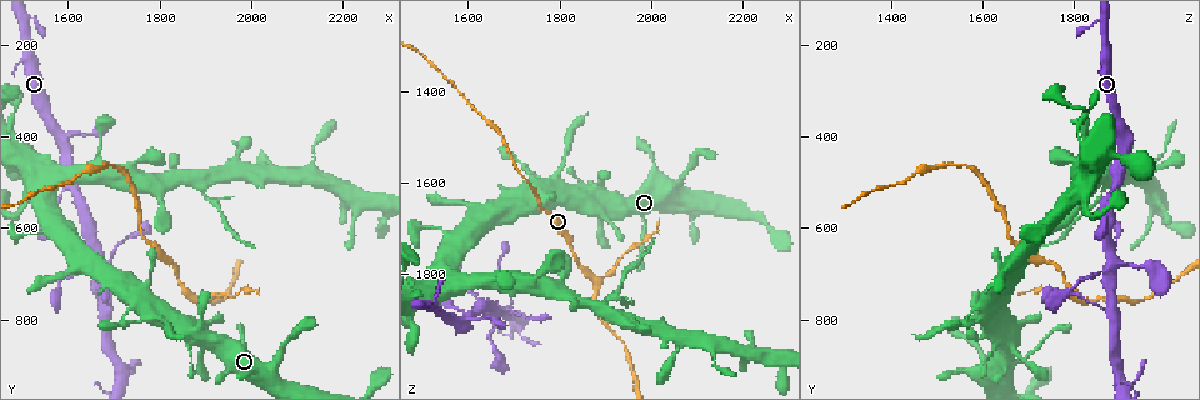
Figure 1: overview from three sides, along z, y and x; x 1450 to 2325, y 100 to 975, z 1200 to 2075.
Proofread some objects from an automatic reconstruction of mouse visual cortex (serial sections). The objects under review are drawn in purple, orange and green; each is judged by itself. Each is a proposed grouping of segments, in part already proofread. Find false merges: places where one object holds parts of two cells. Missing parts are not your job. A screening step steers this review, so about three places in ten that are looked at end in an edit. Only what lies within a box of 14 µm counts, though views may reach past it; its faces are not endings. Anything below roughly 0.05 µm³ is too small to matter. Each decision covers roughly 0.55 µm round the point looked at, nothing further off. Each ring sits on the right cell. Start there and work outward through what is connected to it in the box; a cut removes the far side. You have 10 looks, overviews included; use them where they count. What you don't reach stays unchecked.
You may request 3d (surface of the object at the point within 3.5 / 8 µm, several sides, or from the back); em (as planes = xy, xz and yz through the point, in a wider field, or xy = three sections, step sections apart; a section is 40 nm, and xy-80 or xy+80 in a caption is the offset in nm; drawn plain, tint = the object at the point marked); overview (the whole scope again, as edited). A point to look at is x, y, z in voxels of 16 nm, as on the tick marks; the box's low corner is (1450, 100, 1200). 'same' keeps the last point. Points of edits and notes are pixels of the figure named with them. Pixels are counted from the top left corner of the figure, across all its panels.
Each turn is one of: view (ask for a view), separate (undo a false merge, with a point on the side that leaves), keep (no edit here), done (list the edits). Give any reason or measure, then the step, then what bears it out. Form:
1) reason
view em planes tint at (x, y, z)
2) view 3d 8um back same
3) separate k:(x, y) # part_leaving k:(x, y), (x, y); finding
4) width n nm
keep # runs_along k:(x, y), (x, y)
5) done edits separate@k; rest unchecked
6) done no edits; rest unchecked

thin neck
view 3d 3.5um back at (1895, 505, 1870)

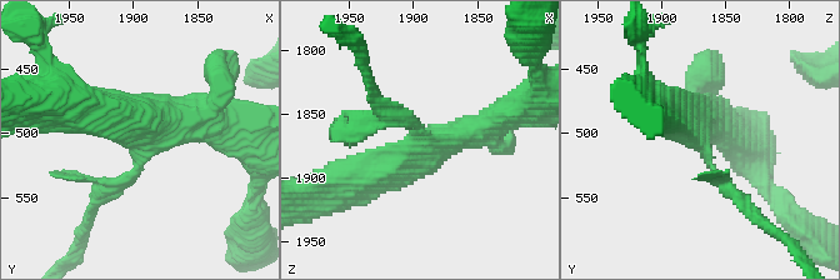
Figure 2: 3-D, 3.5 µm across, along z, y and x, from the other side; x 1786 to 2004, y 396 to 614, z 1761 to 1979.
arms 3; arm_widths 100, 400, 450 nm; need the tissue
view em planes tint at (1894, 502, 1870)

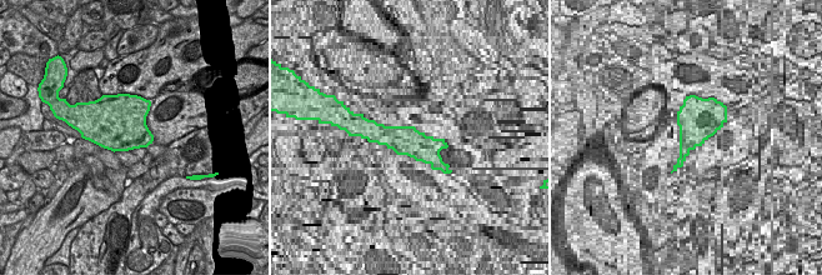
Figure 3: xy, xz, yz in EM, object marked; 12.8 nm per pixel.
separate 2:(729, 188) # part_leaving 2:(718, 176), (743, 206), (794, 249); a second cell is stuck on

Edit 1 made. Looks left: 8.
view overview

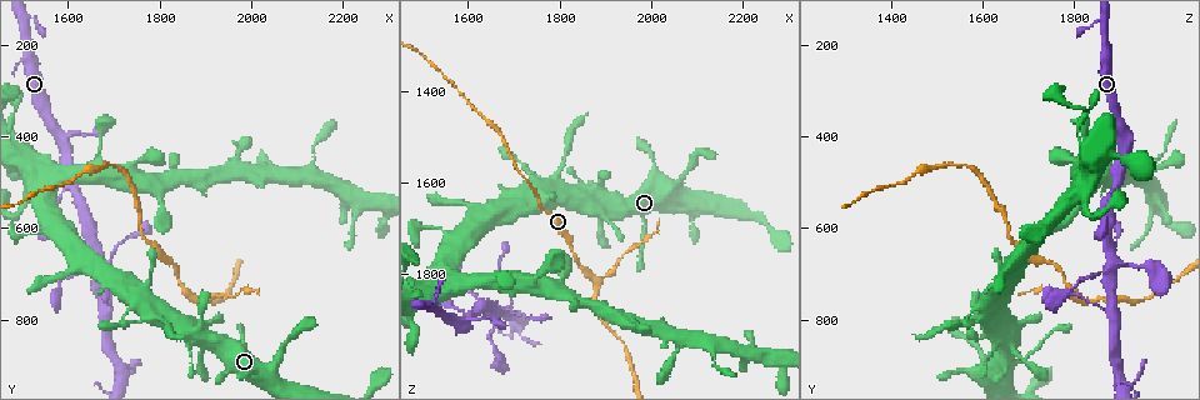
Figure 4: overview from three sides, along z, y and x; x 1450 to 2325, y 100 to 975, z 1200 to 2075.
a narrow waist
view 3d 8um at (1630, 400, 1895)

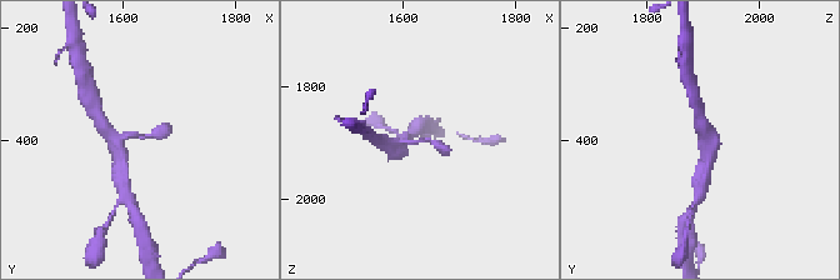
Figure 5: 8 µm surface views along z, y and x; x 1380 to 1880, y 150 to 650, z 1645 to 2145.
view 3d 3.5um at (1630, 395, 1900)

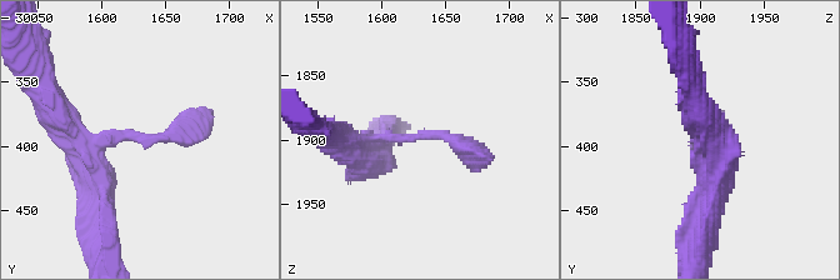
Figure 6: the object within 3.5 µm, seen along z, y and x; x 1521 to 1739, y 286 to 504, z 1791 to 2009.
keep # runs_along 6:(73, 136), (169, 136), (210, 114); one cell here

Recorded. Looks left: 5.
three arms meet
view 3d 3.5um back at (1675, 780, 1885)

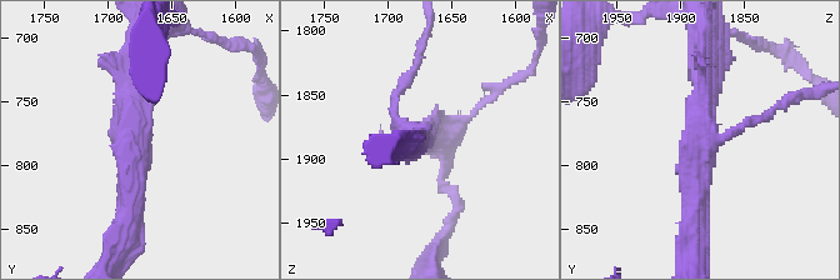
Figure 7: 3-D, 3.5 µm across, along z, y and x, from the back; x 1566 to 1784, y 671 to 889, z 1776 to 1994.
keep # continuous, no second cell

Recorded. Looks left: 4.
thick turns thin
view 3d 3.5um at (1890, 755, 1825)

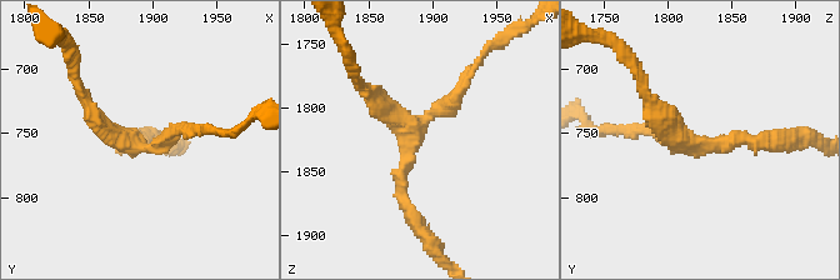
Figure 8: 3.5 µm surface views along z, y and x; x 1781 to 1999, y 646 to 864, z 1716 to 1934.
separate 8:(458, 91) # two cells meet here

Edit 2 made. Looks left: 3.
done edits separate@2, separate@8; rest unchecked

